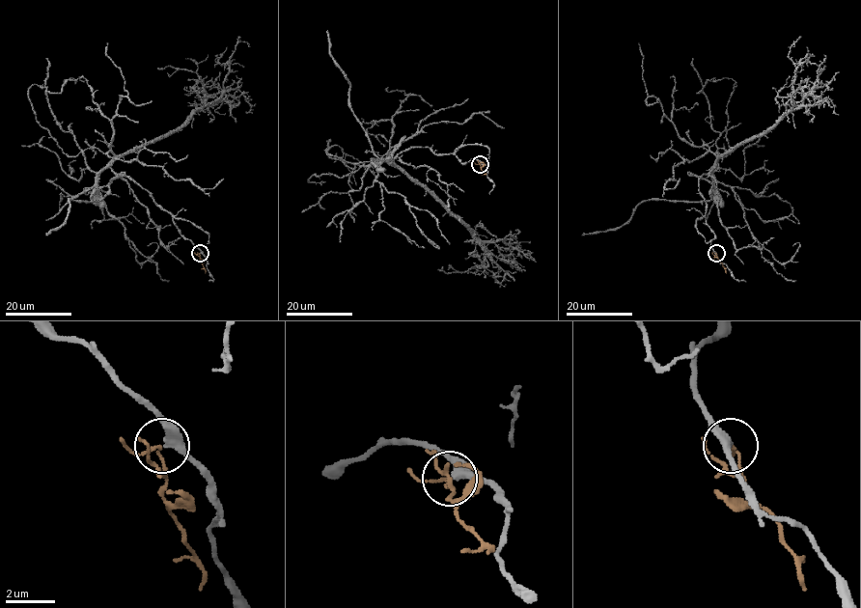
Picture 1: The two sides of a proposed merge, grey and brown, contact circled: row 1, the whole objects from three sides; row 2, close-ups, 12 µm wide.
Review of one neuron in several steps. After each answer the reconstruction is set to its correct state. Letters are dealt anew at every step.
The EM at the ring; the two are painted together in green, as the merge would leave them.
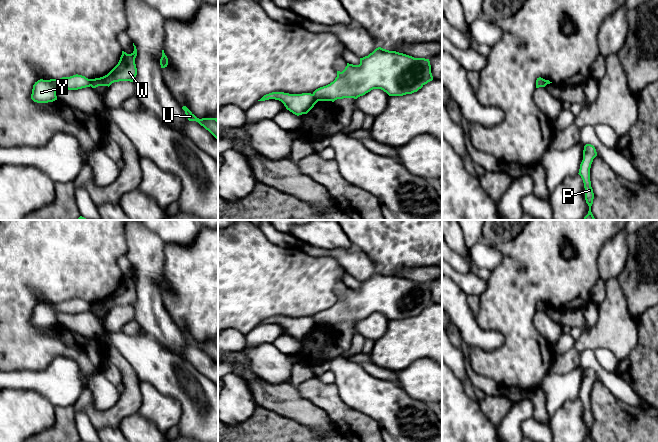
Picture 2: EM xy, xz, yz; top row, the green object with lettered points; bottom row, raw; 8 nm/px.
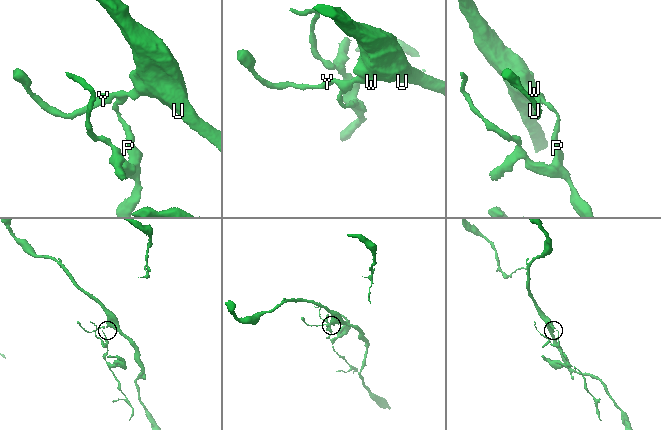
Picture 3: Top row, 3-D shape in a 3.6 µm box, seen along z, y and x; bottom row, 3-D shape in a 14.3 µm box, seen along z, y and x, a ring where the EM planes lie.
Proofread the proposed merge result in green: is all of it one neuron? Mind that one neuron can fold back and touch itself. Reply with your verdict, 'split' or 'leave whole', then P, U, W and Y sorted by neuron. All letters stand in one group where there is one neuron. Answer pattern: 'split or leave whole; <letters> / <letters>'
split; P Y / U W

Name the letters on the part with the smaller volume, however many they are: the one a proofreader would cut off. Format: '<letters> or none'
P, Y

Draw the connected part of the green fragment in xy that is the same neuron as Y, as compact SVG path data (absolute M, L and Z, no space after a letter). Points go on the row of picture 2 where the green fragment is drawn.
M78 74L60 79L40 79L33 85L31 99L37 103L53 102L57 100L56 90L59 88L78 90L90 85L91 79Z

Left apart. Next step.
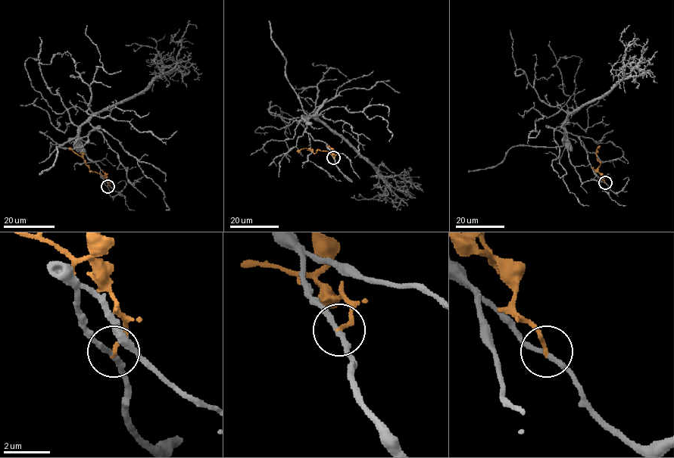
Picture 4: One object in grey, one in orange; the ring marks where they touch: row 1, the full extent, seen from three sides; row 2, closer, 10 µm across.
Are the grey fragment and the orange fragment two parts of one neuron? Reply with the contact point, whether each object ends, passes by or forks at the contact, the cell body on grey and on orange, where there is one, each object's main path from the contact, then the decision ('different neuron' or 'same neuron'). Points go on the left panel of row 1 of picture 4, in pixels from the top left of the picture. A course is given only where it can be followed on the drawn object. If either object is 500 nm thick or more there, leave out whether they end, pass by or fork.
at (107, 186); grey passes by; orange ends there; no cell body on grey; no cell body on orange; grey runs (107, 186), (77, 138), (79, 130), (170, 71), (185, 27), (197, 28); orange runs (107, 186), (109, 182), (104, 176), (91, 171), (81, 157), (69, 151); different neuron

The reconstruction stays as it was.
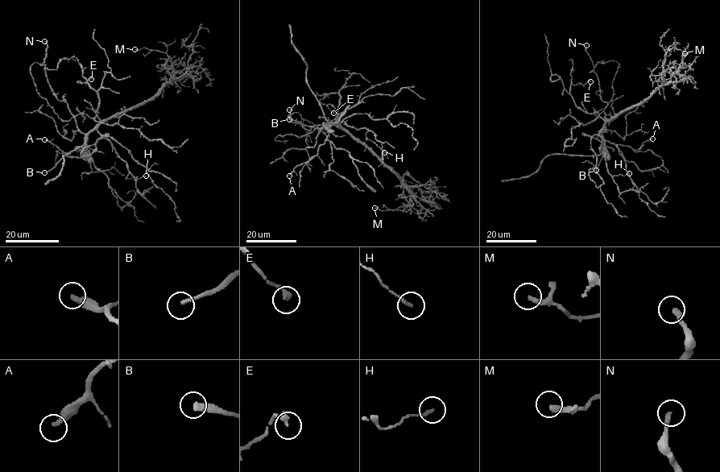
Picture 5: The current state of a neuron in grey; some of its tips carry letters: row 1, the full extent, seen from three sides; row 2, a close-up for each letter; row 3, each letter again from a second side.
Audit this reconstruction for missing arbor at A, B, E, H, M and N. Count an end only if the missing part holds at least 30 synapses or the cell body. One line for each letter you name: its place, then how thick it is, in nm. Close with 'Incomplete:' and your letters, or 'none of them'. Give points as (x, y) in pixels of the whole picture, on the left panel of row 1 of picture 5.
B: at (44, 172); 240 nm thick
Incomplete: B

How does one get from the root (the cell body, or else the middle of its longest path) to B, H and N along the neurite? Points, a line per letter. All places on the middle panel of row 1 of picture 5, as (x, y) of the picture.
B: (342, 130), (333, 124), (306, 126), (289, 119)
H: (342, 130), (338, 126), (343, 122), (357, 130), (366, 128), (369, 131), (366, 136), (384, 152)
N: (342, 130), (333, 124), (327, 124), (321, 128), (312, 127), (308, 130), (289, 119), (289, 109)

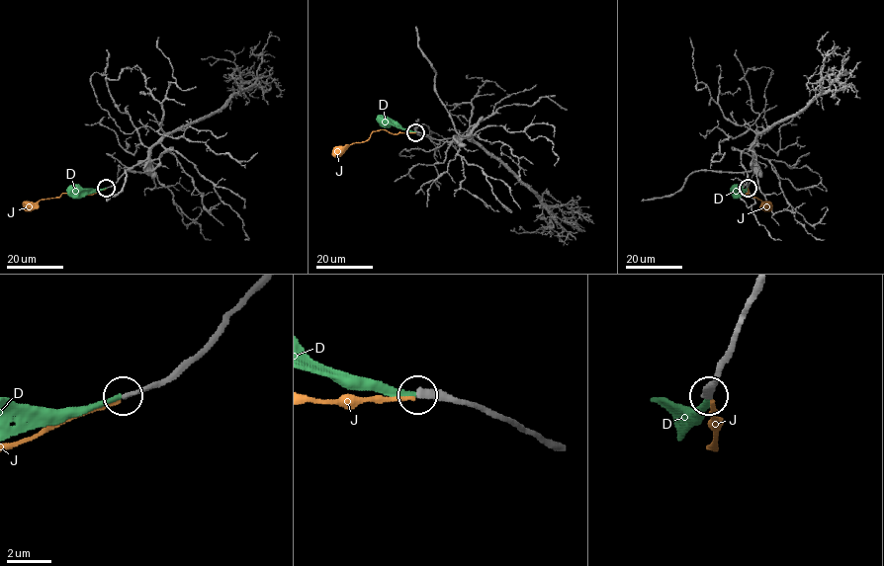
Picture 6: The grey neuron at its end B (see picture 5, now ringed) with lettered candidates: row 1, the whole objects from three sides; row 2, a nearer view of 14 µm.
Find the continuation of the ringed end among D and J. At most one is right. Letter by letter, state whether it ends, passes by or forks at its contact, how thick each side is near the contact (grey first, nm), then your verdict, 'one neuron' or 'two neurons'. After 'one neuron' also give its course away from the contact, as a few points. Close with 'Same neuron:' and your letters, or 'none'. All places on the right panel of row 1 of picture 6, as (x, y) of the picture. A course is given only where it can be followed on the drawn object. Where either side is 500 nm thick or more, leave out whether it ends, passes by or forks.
D: it ends | 240/260 nm | one neuron
J: it ends | 240/160 nm | two neurons
Same neuron: D

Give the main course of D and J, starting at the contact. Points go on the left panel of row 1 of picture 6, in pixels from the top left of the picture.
D: (106, 188), (73, 191)
J: (106, 189), (88, 195), (62, 193), (29, 205)

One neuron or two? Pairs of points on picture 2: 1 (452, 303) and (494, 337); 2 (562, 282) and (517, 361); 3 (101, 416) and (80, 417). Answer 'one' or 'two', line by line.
1: one
2: one
3: two

